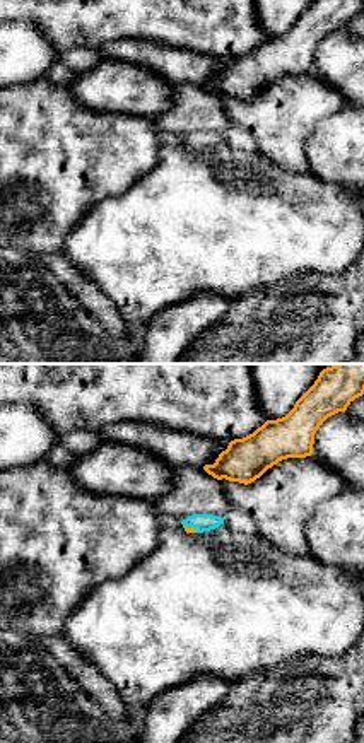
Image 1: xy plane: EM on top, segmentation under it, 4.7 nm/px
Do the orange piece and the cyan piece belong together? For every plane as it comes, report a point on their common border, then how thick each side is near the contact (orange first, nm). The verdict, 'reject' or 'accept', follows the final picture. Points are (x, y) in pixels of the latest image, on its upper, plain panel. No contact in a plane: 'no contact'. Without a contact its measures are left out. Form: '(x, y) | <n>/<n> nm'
(190, 146) | 30/80 nm

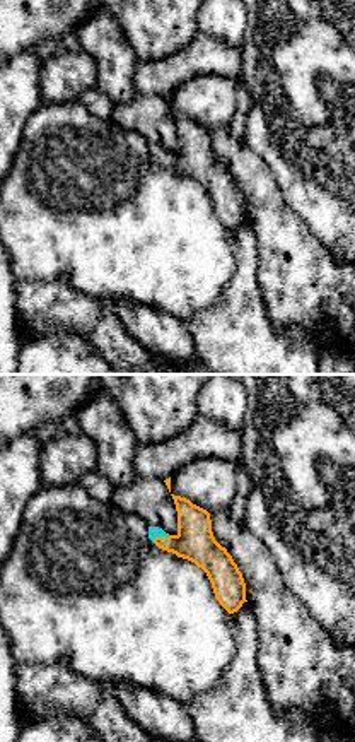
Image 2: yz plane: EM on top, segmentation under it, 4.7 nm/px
(161, 154) | 180/50 nm

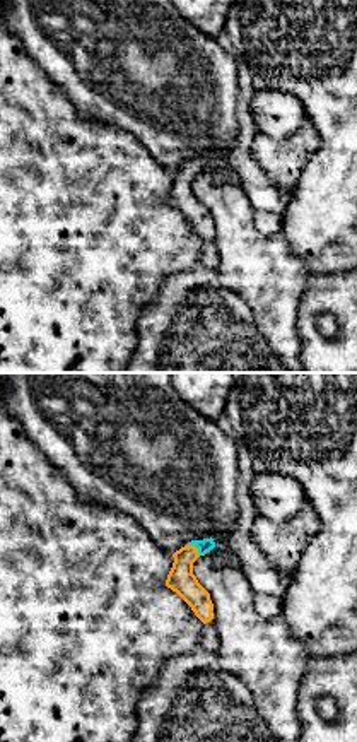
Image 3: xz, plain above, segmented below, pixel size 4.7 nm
(195, 164) | 130/70 nm

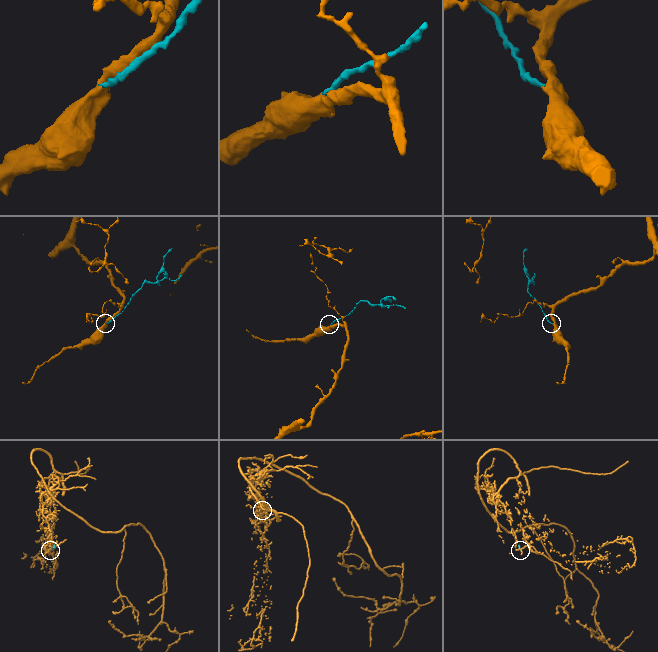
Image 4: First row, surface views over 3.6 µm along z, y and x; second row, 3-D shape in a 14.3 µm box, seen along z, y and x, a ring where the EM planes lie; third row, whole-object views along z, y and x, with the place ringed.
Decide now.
accept

